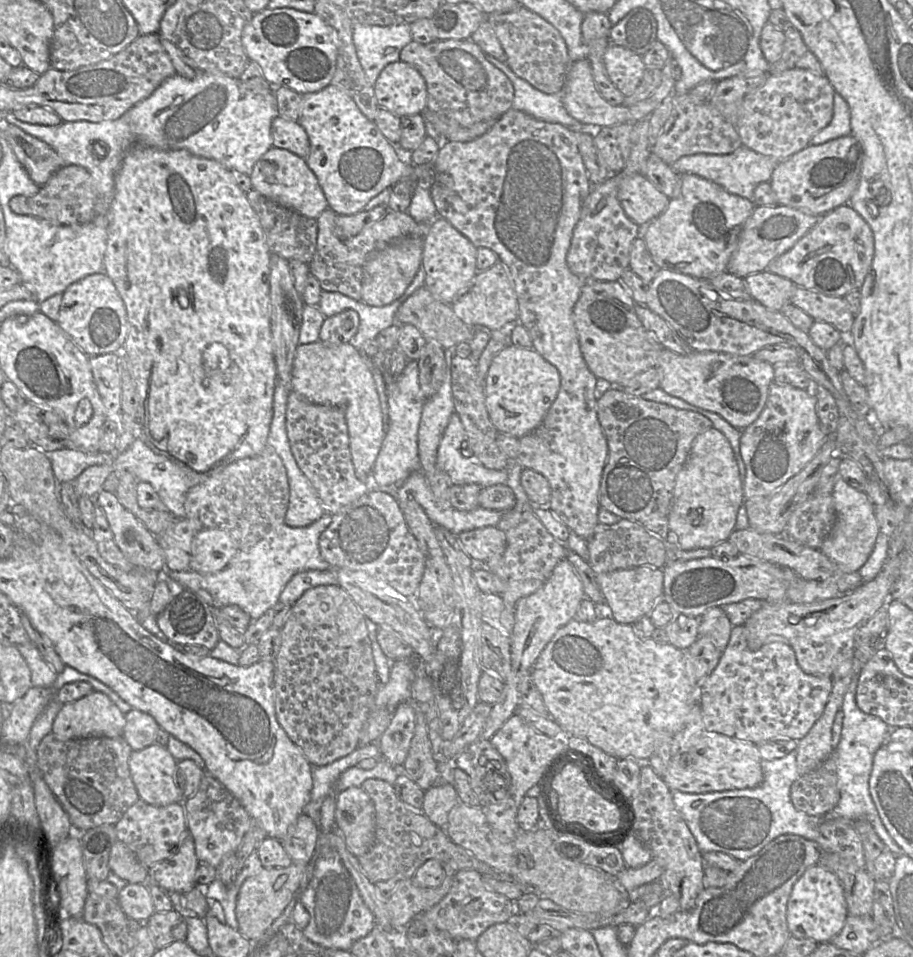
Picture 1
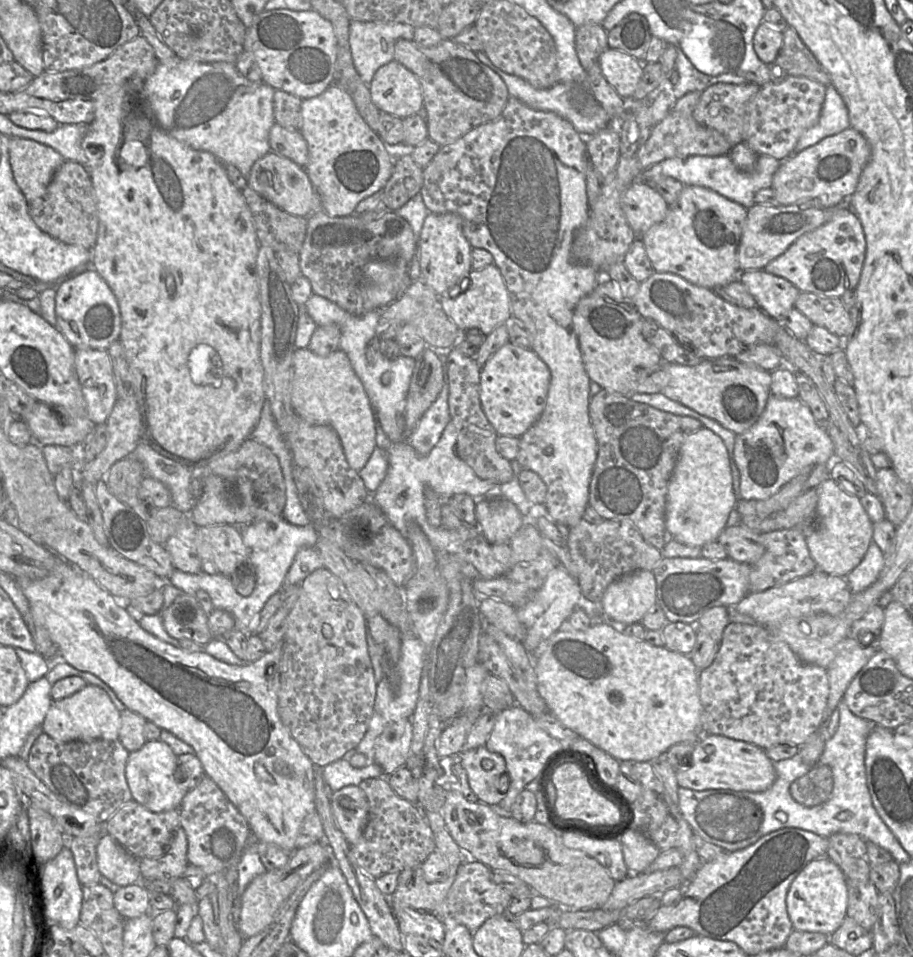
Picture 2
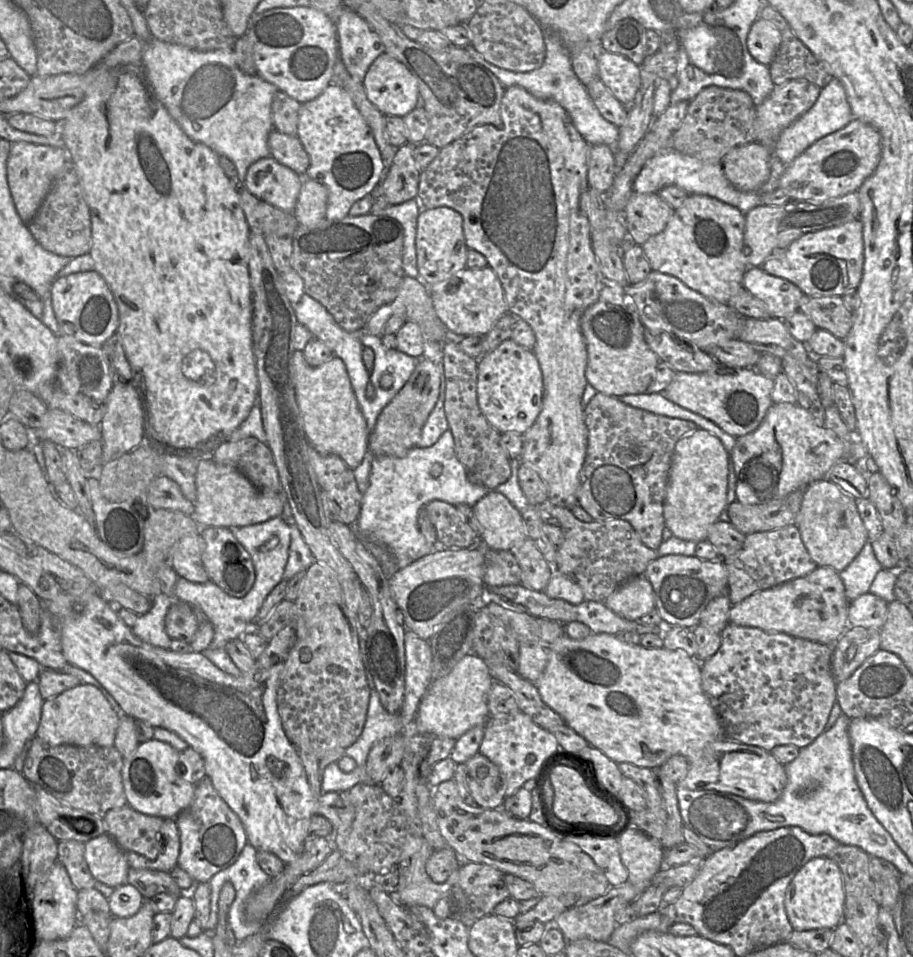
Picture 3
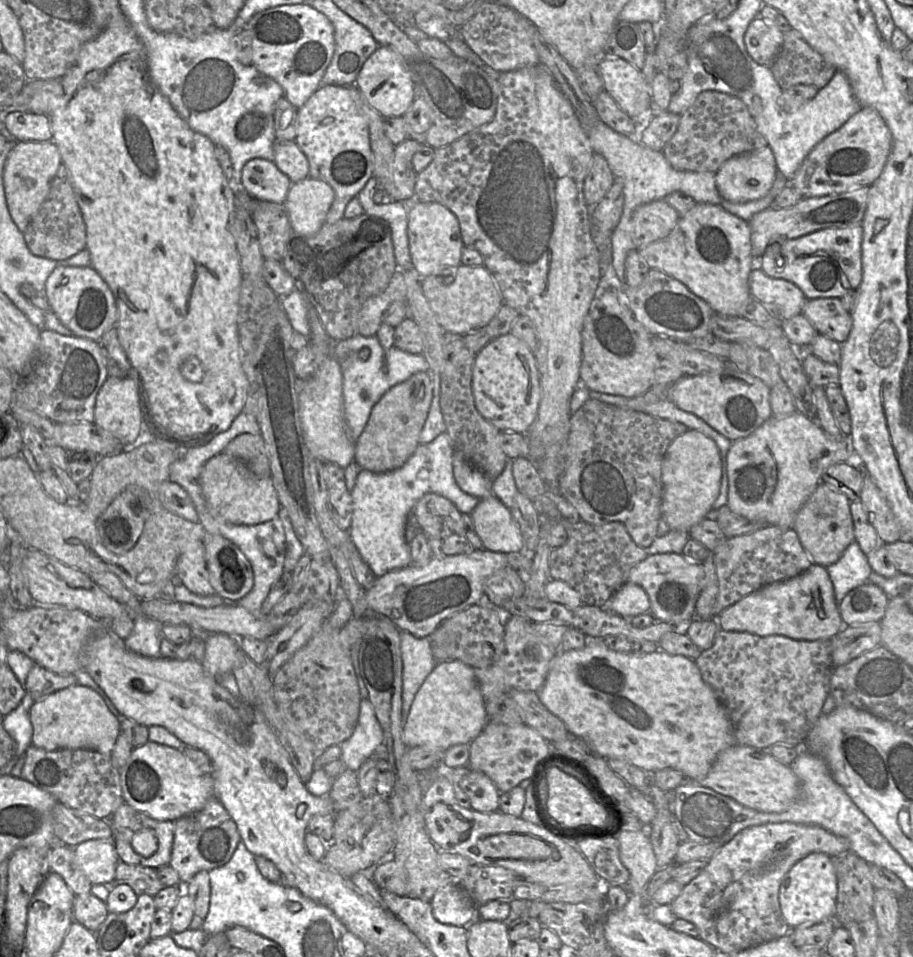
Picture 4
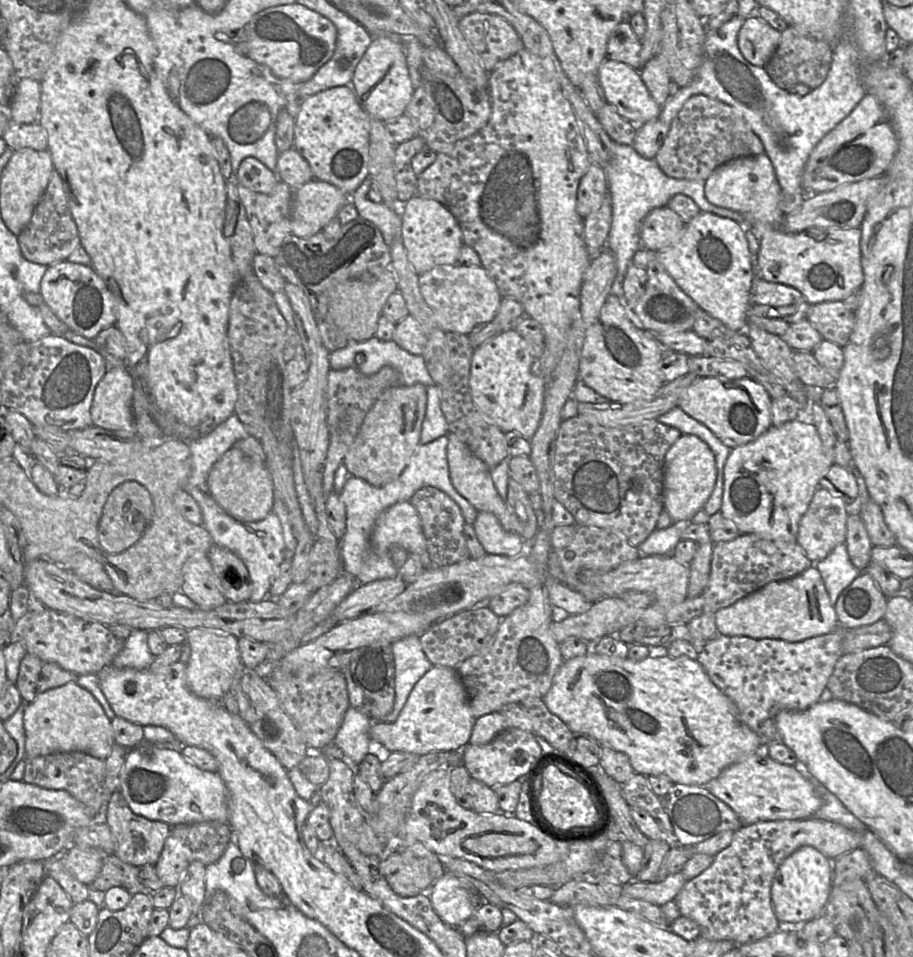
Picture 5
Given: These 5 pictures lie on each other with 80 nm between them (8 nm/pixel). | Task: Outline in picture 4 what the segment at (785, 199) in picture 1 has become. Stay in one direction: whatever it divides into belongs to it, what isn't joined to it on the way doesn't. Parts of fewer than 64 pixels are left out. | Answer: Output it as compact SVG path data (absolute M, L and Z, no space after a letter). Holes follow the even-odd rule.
M861 106L843 125L823 138L807 154L788 185L802 198L838 194L870 186L882 173L892 148L892 135L880 113Z

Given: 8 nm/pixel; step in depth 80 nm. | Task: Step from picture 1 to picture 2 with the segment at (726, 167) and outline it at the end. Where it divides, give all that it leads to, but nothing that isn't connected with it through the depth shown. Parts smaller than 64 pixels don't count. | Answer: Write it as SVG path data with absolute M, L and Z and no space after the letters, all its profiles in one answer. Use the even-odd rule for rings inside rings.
M692 155L686 158L669 158L656 163L642 171L640 179L649 182L671 177L684 186L701 186L710 189L748 209L755 204L754 196L756 192L771 187L773 176L780 164L781 162L773 157L758 155L754 169L749 173L745 173L735 167L729 155Z

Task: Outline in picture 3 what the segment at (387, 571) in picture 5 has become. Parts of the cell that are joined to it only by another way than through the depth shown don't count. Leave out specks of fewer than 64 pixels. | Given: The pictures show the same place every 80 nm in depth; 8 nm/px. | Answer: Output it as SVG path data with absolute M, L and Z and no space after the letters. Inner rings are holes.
M450 429L427 448L413 447L403 458L376 456L372 460L369 485L363 493L359 516L354 529L367 545L375 542L397 559L399 568L430 554L438 547L429 545L418 526L418 514L432 500L470 507L482 499L490 489L468 480L468 471L457 459L454 438Z

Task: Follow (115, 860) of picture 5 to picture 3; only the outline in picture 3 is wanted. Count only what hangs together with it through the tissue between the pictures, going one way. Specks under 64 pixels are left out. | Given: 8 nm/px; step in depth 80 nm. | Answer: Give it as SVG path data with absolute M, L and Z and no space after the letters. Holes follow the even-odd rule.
M129 868L127 884L134 886L143 898L152 899L159 893L180 897L181 888L168 872Z

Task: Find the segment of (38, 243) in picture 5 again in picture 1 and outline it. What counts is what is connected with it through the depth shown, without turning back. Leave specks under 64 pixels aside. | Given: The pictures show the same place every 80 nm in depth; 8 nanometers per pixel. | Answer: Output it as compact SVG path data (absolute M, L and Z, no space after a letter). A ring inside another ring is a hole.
M63 165L31 197L15 196L10 200L11 209L17 214L31 215L56 225L83 225L95 215L97 192L89 172L76 165Z

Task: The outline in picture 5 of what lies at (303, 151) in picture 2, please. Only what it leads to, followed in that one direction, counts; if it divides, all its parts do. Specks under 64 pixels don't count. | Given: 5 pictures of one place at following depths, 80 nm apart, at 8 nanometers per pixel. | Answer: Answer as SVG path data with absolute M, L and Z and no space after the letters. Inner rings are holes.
M294 147L278 153L275 172L292 190L314 179L308 162Z

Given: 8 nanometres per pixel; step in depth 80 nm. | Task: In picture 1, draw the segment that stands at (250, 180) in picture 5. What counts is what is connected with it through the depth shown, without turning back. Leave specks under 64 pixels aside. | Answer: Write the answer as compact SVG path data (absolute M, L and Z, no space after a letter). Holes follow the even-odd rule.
M272 146L254 165L250 180L252 189L303 216L317 219L328 208L325 194L306 160L286 149Z

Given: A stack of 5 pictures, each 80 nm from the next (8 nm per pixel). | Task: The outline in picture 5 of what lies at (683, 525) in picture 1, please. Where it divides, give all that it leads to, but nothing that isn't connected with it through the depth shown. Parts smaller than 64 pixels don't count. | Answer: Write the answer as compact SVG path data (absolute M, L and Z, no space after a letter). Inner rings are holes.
M682 434L669 448L664 460L663 504L673 522L690 523L709 499L716 478L715 457L710 447L695 435Z

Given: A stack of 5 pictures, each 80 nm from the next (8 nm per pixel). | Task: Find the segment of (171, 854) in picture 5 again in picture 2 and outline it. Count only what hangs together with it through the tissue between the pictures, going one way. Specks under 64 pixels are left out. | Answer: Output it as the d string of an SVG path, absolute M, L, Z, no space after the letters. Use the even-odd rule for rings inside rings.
M207 775L184 797L180 806L180 827L187 837L189 864L200 867L208 878L214 878L231 864L237 864L250 841L248 822Z

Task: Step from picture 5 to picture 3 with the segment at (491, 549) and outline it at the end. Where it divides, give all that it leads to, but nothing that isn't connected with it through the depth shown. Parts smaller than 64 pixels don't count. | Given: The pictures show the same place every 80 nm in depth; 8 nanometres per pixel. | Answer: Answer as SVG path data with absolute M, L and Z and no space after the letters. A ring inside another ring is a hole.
M489 491L473 507L482 542L494 550L515 550L527 539L521 513L501 493Z

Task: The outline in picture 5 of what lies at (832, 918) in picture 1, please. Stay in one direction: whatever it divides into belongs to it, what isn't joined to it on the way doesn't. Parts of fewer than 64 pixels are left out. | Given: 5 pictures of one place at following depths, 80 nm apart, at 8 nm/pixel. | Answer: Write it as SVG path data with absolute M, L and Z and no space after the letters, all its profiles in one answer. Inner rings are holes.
M803 846L779 866L771 886L771 901L783 926L800 926L824 912L832 888L833 861L811 846Z

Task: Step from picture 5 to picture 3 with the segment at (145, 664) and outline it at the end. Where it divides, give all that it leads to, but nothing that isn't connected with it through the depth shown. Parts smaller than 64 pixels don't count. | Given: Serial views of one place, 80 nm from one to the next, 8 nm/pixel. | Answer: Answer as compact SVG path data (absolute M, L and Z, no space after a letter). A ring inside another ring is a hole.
M162 593L155 595L149 611L138 616L132 627L133 633L152 646L169 649L172 639L167 635L164 624L167 612L175 601L174 596Z

